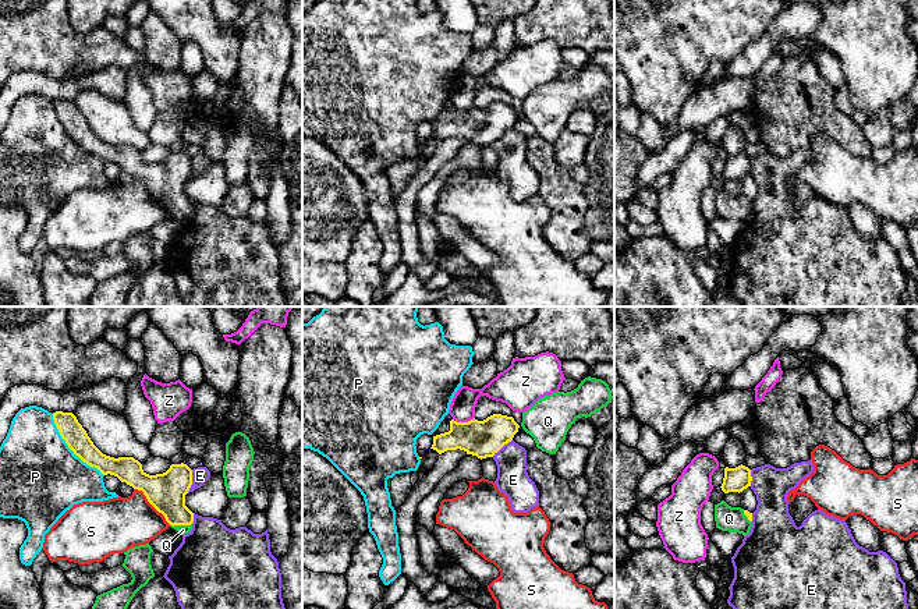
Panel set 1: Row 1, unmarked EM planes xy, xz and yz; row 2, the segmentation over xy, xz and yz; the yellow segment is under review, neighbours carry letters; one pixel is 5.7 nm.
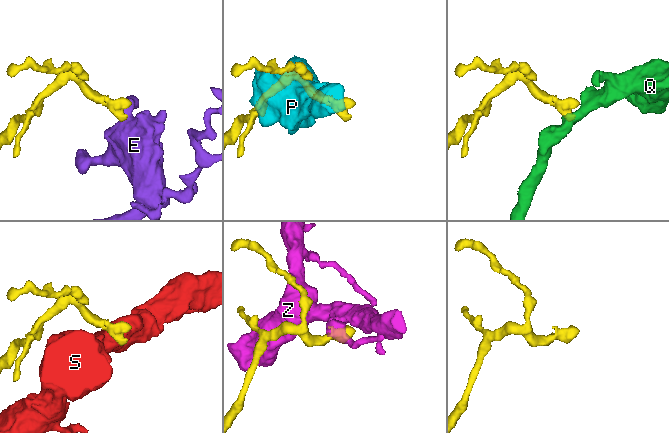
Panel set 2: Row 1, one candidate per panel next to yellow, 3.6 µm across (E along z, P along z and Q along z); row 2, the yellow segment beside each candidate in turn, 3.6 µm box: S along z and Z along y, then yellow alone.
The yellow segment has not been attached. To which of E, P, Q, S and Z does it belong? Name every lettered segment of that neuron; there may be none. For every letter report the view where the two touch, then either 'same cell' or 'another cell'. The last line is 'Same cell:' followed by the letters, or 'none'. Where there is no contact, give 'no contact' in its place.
E: contact in xy; another cell
P: contact in xy; another cell
Q: contact in xy; same cell
S: contact in xy; another cell
Z: contact in xz; another cell
Same cell: Q

